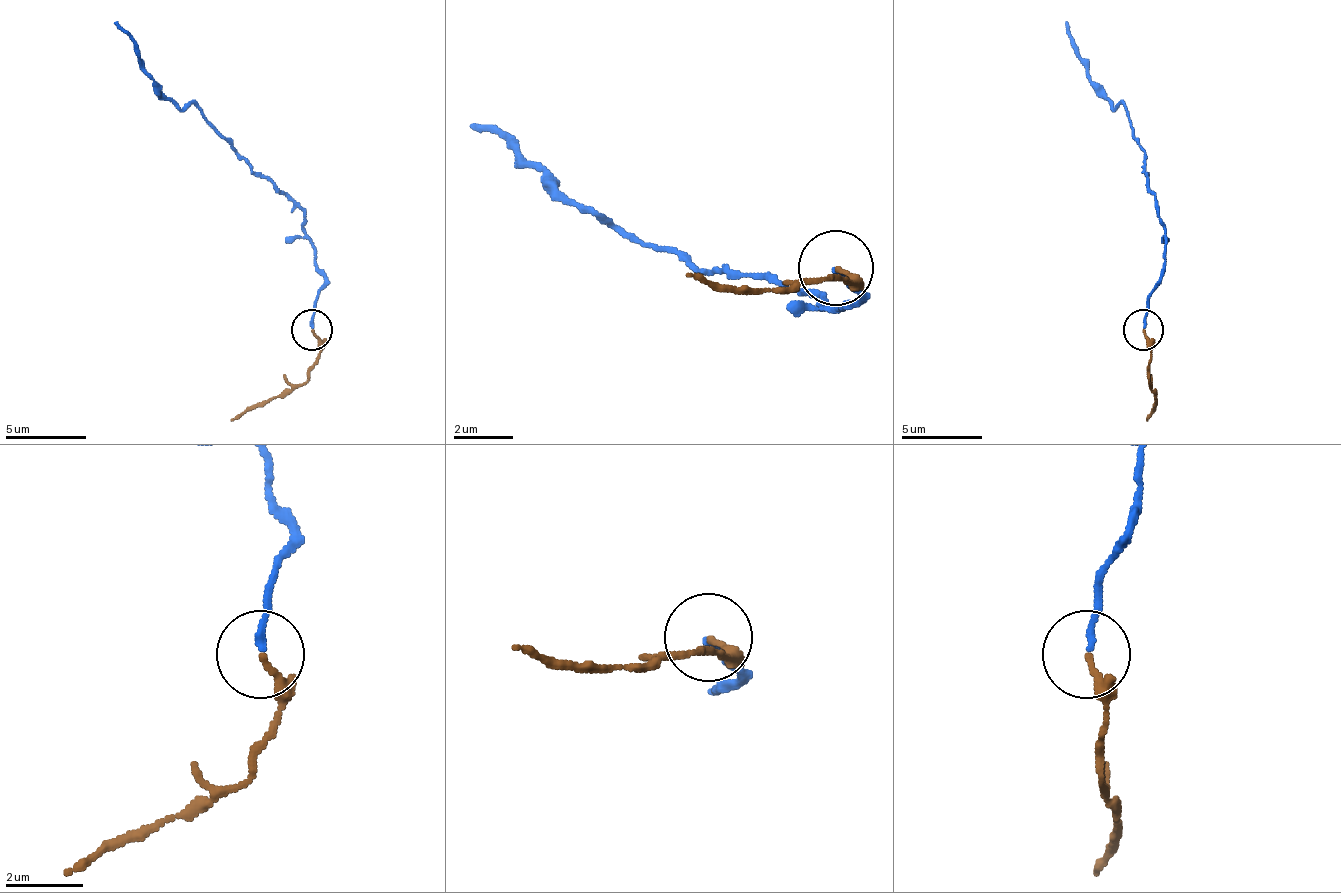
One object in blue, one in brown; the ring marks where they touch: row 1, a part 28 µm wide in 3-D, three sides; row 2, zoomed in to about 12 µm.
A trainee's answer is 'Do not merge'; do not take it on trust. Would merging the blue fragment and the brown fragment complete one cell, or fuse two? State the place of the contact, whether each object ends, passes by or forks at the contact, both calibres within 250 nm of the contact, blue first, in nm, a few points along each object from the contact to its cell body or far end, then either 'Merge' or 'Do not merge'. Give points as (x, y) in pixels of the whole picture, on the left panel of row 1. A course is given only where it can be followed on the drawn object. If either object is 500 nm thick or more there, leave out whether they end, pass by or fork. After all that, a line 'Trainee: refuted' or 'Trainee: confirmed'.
Place: (311, 330). At the ring blue ends. At the ring brown ends. Thickness 160 nm (blue) against 160 nm. Course of blue: (312, 329), (312, 300), (325, 276), (304, 215), (199, 110), (167, 98), (147, 78), (143, 58), (114, 22). Course of brown: (312, 329), (316, 349), (308, 377), (248, 405), (232, 422). Do not merge
Trainee: confirmed

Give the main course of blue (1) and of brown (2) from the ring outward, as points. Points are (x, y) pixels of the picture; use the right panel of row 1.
1: (1142, 329), (1146, 300), (1166, 264), (1166, 224), (1158, 215), (1130, 110), (1089, 78), (1085, 58), (1065, 22)
2: (1142, 329), (1150, 349), (1154, 405), (1146, 422)

